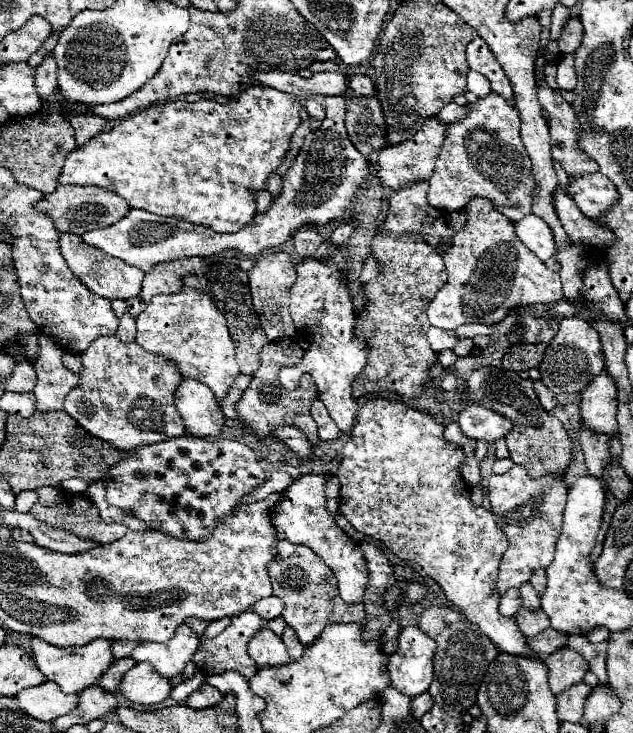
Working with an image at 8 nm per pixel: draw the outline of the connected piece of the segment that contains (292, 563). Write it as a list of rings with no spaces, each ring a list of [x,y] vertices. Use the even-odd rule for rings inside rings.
[[[279,542],[275,562],[269,562],[267,572],[273,582],[273,594],[285,602],[283,618],[297,632],[303,646],[309,646],[325,626],[335,622],[355,622],[365,626],[363,604],[345,604],[339,594],[335,594],[335,576],[313,550],[307,550],[307,546]],[[325,586],[331,586],[331,592],[325,592]]]

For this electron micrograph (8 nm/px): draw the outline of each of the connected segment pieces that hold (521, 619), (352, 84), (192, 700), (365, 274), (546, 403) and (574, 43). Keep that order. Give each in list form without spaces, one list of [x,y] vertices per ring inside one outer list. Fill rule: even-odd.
[[[519,608],[519,612],[515,614],[515,622],[525,636],[537,636],[545,628],[549,628],[549,618],[547,614],[543,614],[543,610],[529,612],[525,608]]]
[[[351,74],[347,80],[347,88],[355,94],[355,96],[375,96],[375,86],[373,80],[363,76],[363,74]]]
[[[203,684],[197,692],[193,692],[187,698],[187,706],[189,708],[209,708],[209,706],[215,706],[221,698],[223,694],[217,688],[213,688],[211,684]]]
[[[369,256],[363,264],[363,270],[359,274],[359,286],[365,286],[371,278],[375,278],[379,274],[379,266],[377,266],[377,260],[373,256]]]
[[[537,380],[537,382],[535,382],[535,392],[537,392],[537,398],[539,398],[541,406],[543,406],[547,412],[557,404],[555,394],[553,394],[551,390],[547,390],[547,386],[545,386],[541,380]]]
[[[577,16],[569,18],[559,40],[557,40],[557,48],[561,54],[573,54],[579,48],[579,42],[583,40],[583,26],[579,22]]]

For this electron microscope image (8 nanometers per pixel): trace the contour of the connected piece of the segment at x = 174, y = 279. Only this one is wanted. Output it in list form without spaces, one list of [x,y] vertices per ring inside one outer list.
[[[187,258],[179,262],[165,262],[163,266],[155,266],[143,278],[141,300],[149,302],[155,294],[175,294],[183,288],[183,278],[191,274],[205,274],[209,264],[201,258]]]

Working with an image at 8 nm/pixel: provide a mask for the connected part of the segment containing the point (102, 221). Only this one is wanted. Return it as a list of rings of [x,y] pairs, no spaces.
[[[57,186],[53,194],[45,194],[43,200],[35,204],[35,210],[39,210],[41,214],[53,220],[53,226],[57,232],[77,234],[77,236],[95,228],[105,228],[105,226],[115,224],[119,218],[127,214],[127,208],[129,206],[123,204],[117,194],[99,190],[95,186]]]

